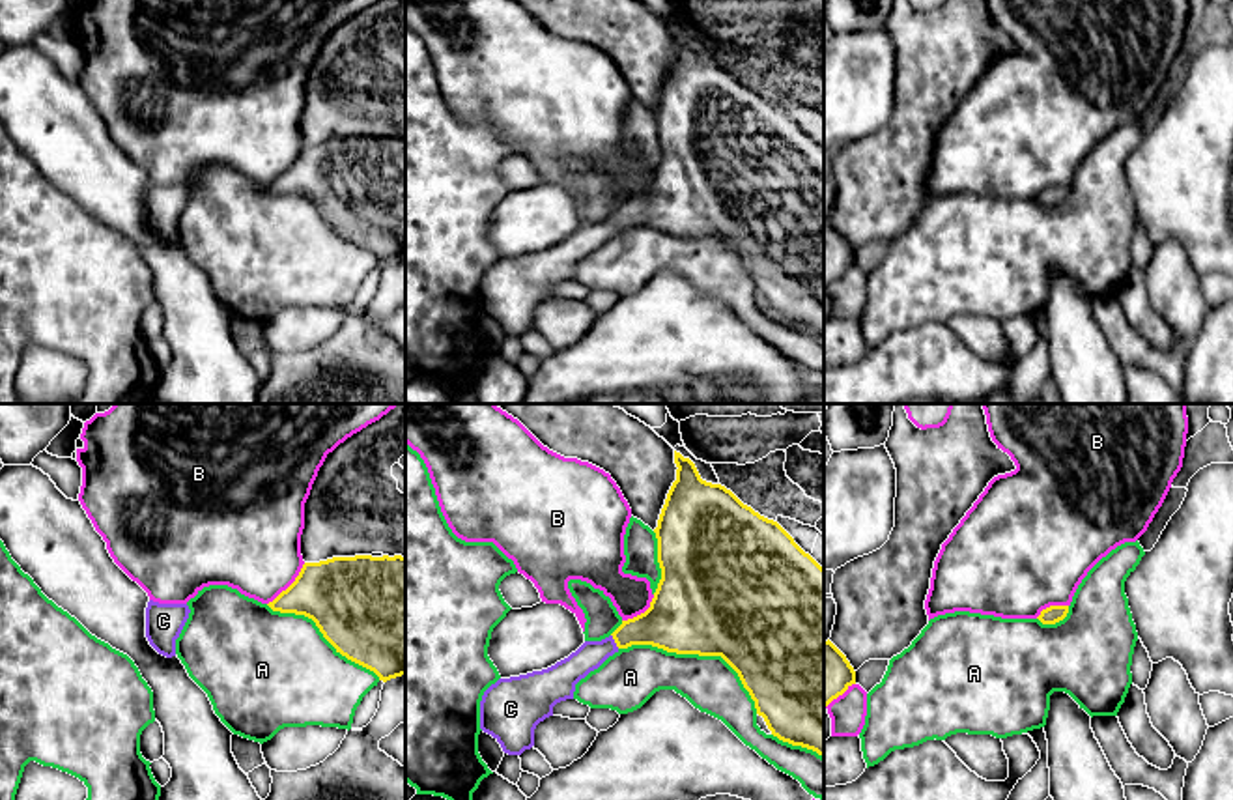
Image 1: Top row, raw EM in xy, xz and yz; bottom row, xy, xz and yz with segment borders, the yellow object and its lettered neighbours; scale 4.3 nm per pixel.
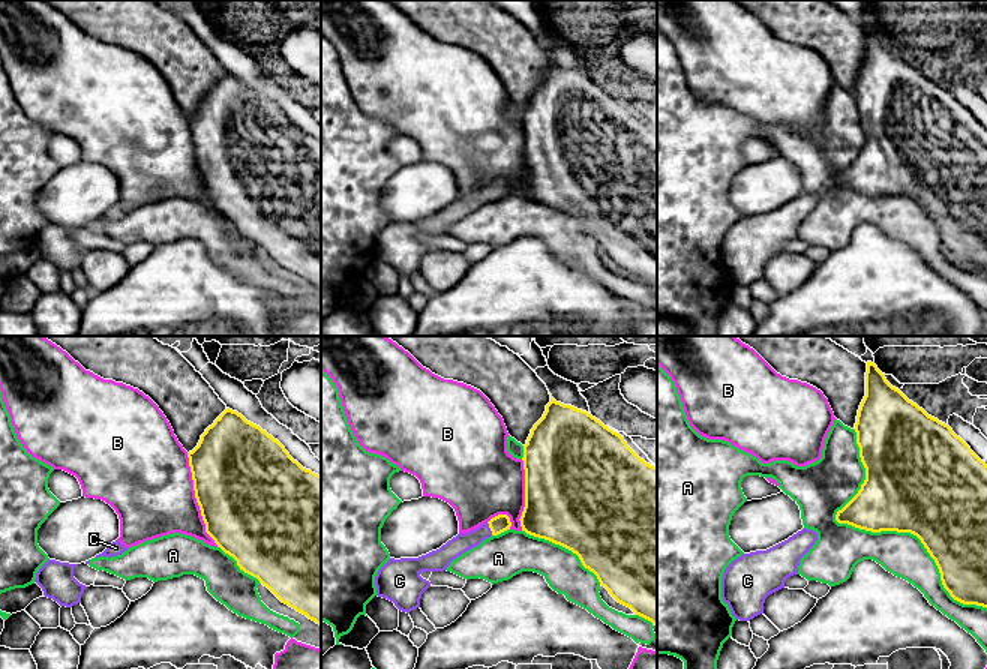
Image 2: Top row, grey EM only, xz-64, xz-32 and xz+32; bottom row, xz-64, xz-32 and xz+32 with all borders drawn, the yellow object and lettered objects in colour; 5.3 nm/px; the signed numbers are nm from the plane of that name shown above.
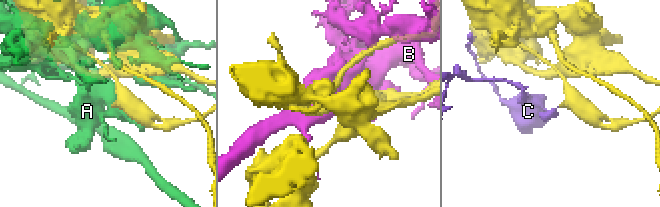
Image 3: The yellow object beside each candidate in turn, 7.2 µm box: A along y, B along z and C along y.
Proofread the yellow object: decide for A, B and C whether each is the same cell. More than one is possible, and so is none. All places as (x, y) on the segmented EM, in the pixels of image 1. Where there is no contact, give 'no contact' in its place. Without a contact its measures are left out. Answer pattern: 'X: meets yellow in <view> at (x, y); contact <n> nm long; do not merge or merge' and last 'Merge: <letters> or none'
A: meets yellow in xz at (697, 653); contact 650 nm long; do not merge
B: meets yellow in xy at (290, 585); contact 240 nm long; do not merge
C: meets yellow in xz at (615, 642); contact 70 nm long; do not merge
Merge: none

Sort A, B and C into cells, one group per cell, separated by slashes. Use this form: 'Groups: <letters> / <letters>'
Groups: A / B / C

